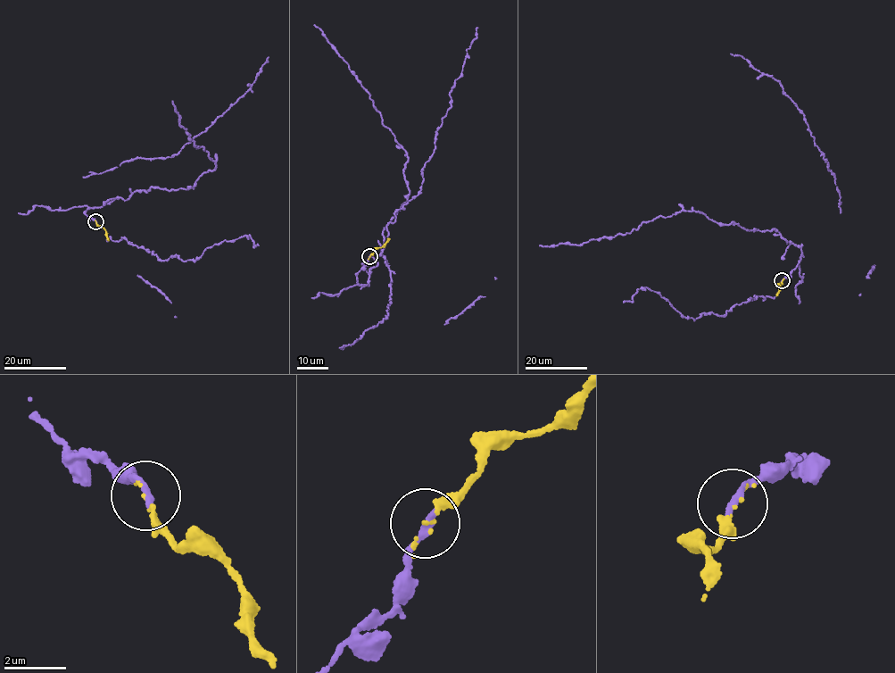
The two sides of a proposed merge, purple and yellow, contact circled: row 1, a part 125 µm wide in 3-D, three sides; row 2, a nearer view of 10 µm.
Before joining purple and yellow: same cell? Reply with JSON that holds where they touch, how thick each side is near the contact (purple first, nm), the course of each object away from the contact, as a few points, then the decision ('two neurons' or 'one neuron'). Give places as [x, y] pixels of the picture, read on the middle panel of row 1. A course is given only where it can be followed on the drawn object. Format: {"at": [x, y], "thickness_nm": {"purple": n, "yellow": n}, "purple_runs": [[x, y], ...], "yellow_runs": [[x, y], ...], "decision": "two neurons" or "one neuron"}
{"at": [369, 256], "thickness_nm": {"purple": 240, "yellow": 100}, "purple_runs": [[369, 256], [356, 274], [361, 286], [385, 246], [383, 230], [406, 201], [408, 156], [348, 63], [314, 25]], "yellow_runs": [[369, 256], [385, 245], [388, 238]], "decision": "one neuron"}

